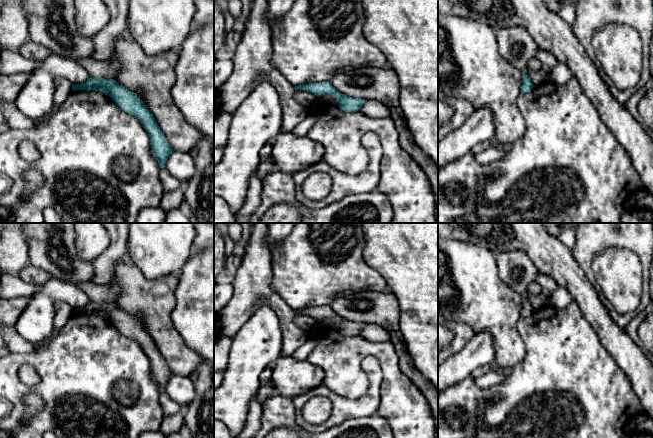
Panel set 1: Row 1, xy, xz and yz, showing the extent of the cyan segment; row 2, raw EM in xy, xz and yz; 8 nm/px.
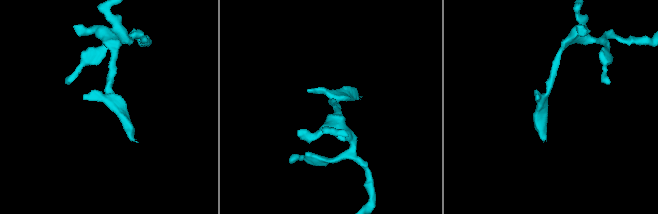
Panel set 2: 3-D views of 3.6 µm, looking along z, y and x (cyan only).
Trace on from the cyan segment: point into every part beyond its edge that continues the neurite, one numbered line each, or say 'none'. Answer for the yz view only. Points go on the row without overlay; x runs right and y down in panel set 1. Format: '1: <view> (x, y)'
none

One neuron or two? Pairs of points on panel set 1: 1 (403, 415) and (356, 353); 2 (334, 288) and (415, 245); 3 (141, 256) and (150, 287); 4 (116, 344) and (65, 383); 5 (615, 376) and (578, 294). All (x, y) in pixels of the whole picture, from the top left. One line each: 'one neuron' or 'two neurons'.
1: one neuron
2: two neurons
3: two neurons
4: one neuron
5: two neurons

